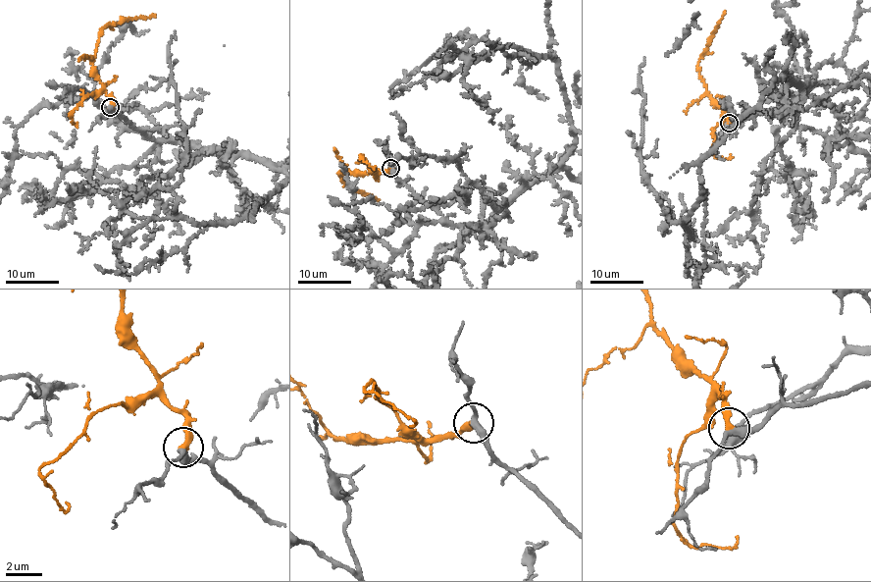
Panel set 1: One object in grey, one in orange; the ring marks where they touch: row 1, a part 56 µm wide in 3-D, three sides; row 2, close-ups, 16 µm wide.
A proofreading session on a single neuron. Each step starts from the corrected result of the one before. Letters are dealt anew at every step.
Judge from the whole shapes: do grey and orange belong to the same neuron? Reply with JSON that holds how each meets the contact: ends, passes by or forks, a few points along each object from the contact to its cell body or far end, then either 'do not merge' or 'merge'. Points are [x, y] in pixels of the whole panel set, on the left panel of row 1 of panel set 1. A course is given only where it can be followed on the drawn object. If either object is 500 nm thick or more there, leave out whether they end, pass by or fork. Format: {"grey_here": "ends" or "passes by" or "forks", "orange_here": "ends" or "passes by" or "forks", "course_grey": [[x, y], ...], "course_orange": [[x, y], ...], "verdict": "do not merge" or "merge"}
{"grey_here": "passes by", "orange_here": "ends", "course_orange": [[110, 107], [111, 97], [96, 75], [93, 66], [98, 35], [106, 26], [155, 15]], "verdict": "merge"}

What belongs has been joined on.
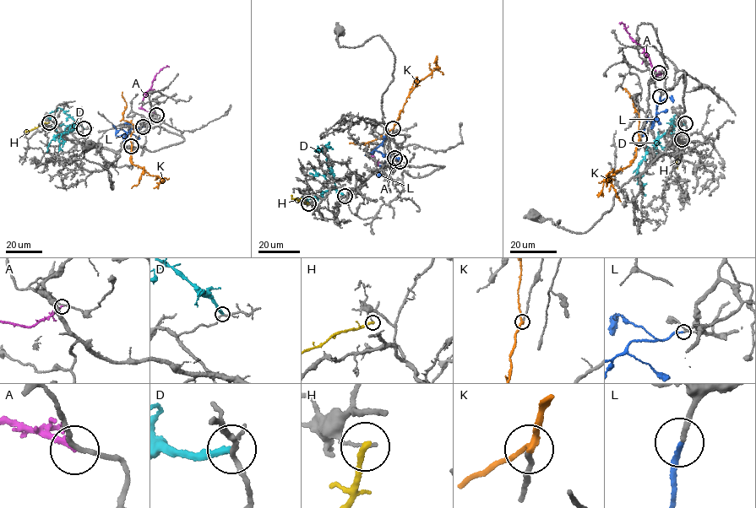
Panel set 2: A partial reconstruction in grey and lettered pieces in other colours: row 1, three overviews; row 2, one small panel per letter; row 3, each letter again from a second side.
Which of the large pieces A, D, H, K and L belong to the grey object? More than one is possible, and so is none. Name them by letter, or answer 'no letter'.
L

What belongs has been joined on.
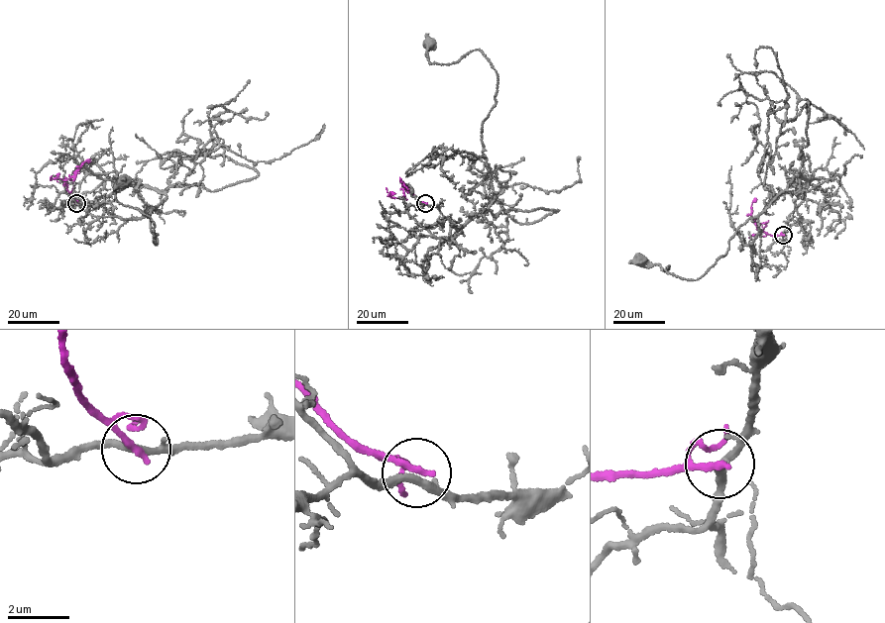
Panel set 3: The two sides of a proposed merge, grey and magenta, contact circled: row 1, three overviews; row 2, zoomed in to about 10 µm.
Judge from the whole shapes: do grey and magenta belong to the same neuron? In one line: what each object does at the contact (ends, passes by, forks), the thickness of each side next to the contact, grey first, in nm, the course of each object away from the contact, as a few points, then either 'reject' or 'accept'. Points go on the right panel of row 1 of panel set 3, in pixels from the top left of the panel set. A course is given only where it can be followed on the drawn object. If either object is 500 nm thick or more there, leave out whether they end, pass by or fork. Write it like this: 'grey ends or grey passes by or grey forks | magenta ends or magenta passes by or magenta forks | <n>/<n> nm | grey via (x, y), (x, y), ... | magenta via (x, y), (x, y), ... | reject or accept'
grey passes by | magenta ends | 240/240 nm | grey via (783, 235), (808, 185), (801, 174), (737, 229), (727, 253), (697, 279), (638, 260) | magenta via (783, 235), (774, 236), (763, 231), (756, 223), (766, 225), (759, 235), (752, 235) | reject

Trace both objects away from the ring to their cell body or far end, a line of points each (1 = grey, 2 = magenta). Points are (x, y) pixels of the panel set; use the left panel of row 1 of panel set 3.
1: (76, 203), (136, 184), (165, 195), (149, 216), (158, 244), (148, 215), (115, 197), (115, 185), (123, 181)
2: (76, 203), (70, 193), (73, 177), (52, 179), (52, 176)

